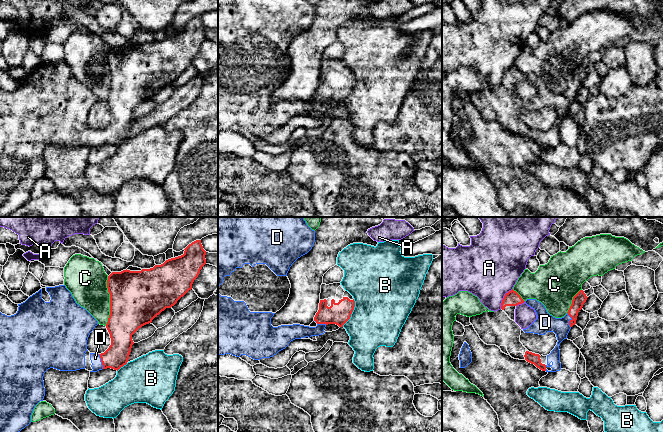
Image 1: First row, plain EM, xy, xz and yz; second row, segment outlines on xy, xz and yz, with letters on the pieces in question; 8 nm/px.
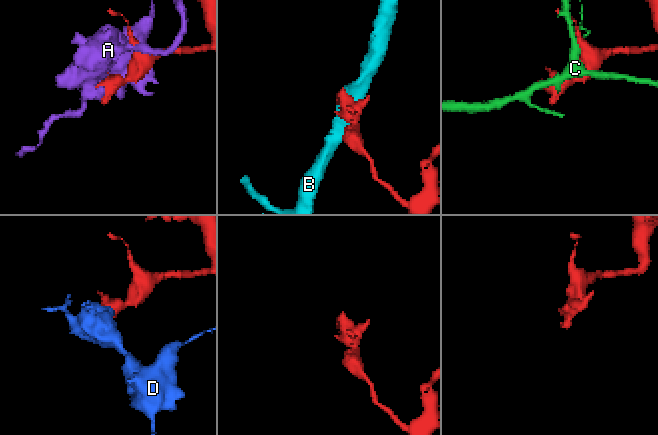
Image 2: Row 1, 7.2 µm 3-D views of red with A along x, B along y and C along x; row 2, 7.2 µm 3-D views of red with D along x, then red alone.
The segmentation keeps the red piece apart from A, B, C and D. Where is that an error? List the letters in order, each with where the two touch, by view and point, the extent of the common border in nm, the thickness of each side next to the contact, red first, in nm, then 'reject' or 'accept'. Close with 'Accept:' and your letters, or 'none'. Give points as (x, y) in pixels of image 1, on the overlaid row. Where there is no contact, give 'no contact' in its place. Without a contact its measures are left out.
A: contact yz (503, 298); length 190 nm; calibres 120 and 440 nm; reject
B: contact xz (351, 313); length 240 nm; calibres 180 and 440 nm; reject
C: contact xy (110, 301); length 400 nm; calibres 440 and 320 nm; reject
D: contact yz (570, 320); length 130 nm; calibres 100 and 150 nm; accept
Accept: D

